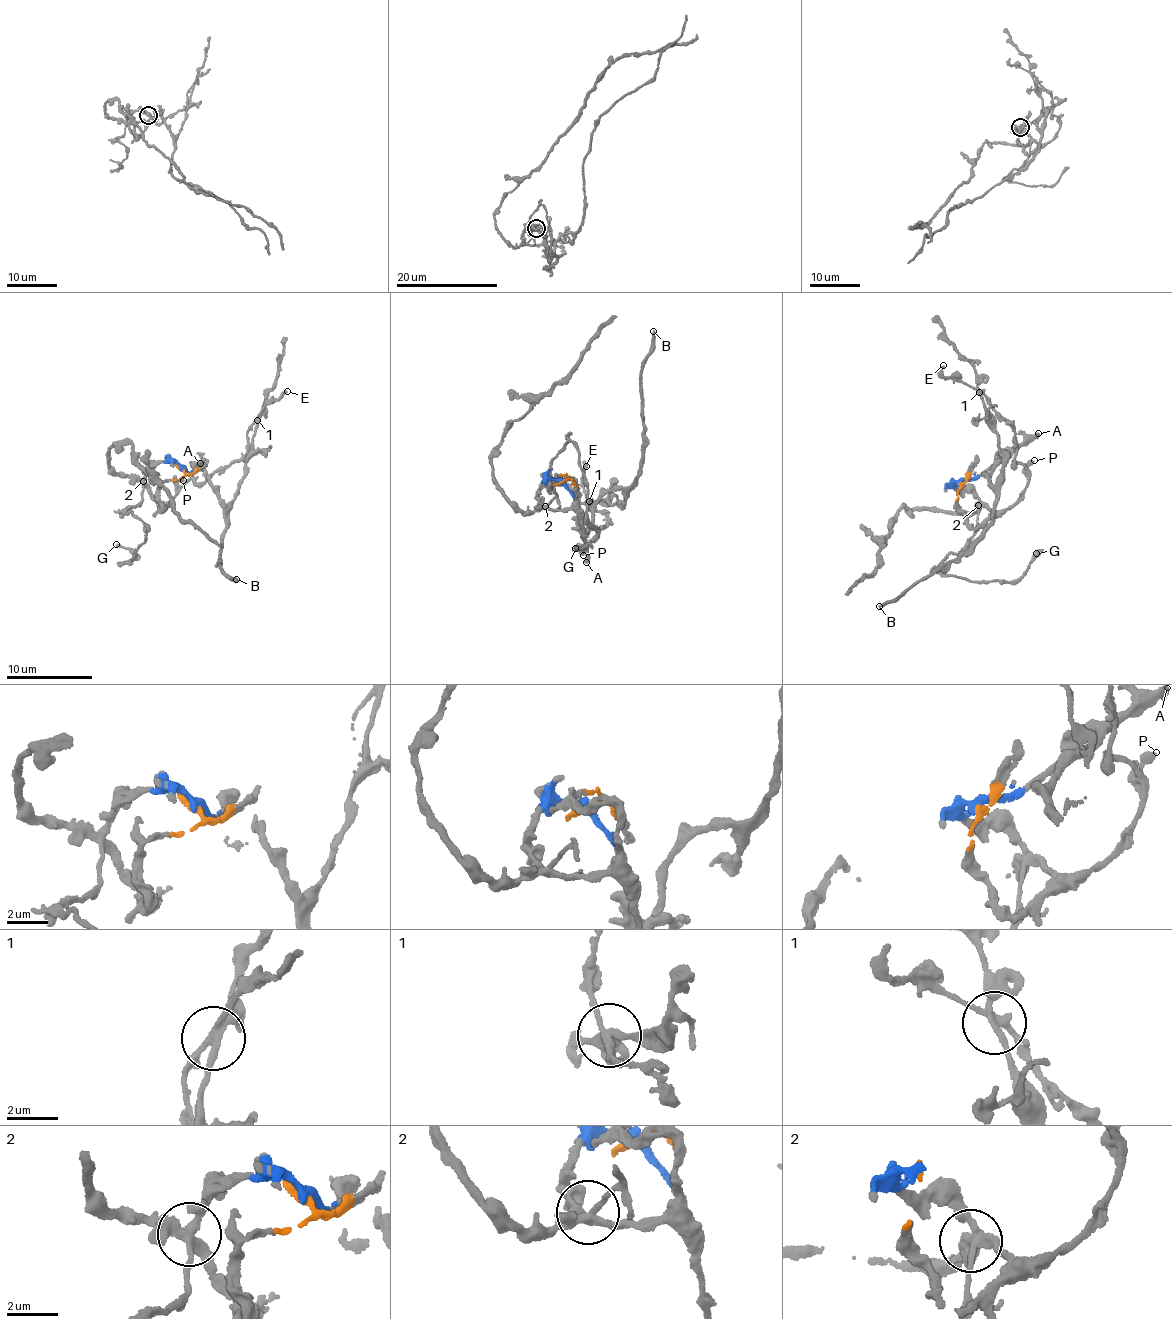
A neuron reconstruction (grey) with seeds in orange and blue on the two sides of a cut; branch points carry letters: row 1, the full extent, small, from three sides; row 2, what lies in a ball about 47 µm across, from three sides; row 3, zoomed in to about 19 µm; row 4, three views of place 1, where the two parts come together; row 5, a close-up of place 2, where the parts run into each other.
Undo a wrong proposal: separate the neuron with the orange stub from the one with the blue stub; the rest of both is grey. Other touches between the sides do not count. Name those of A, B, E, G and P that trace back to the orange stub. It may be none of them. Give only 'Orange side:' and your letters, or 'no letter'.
Orange side: E, P

